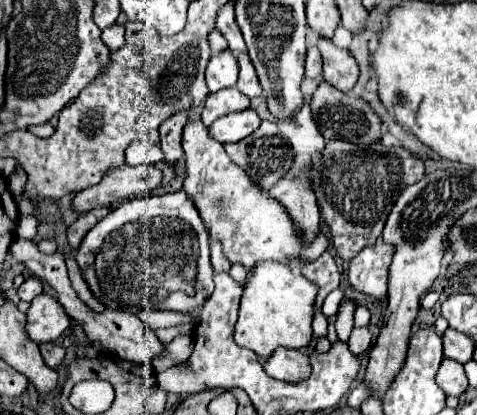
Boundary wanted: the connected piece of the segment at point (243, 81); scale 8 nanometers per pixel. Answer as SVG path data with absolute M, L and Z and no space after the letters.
M242 52L238 56L238 66L240 66L240 76L238 76L238 84L236 88L246 94L248 98L254 98L254 96L260 96L262 94L262 88L260 88L260 82L256 78L256 72L254 72L254 66L248 58L246 52Z

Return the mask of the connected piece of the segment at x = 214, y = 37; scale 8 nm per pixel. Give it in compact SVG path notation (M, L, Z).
M212 30L212 34L208 34L208 42L210 42L210 50L212 50L212 54L218 54L218 52L222 52L222 50L228 48L224 36L222 36L218 30Z

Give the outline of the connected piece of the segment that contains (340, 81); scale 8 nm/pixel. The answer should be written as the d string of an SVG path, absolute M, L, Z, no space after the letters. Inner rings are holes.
M326 38L318 40L318 50L322 52L324 60L324 80L348 94L358 82L358 64L352 54L344 48L336 48Z

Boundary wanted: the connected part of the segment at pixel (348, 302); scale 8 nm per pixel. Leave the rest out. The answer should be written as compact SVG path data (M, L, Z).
M344 296L338 306L338 314L336 314L336 332L342 342L348 342L350 330L354 326L354 310L356 310L356 302L352 298Z

